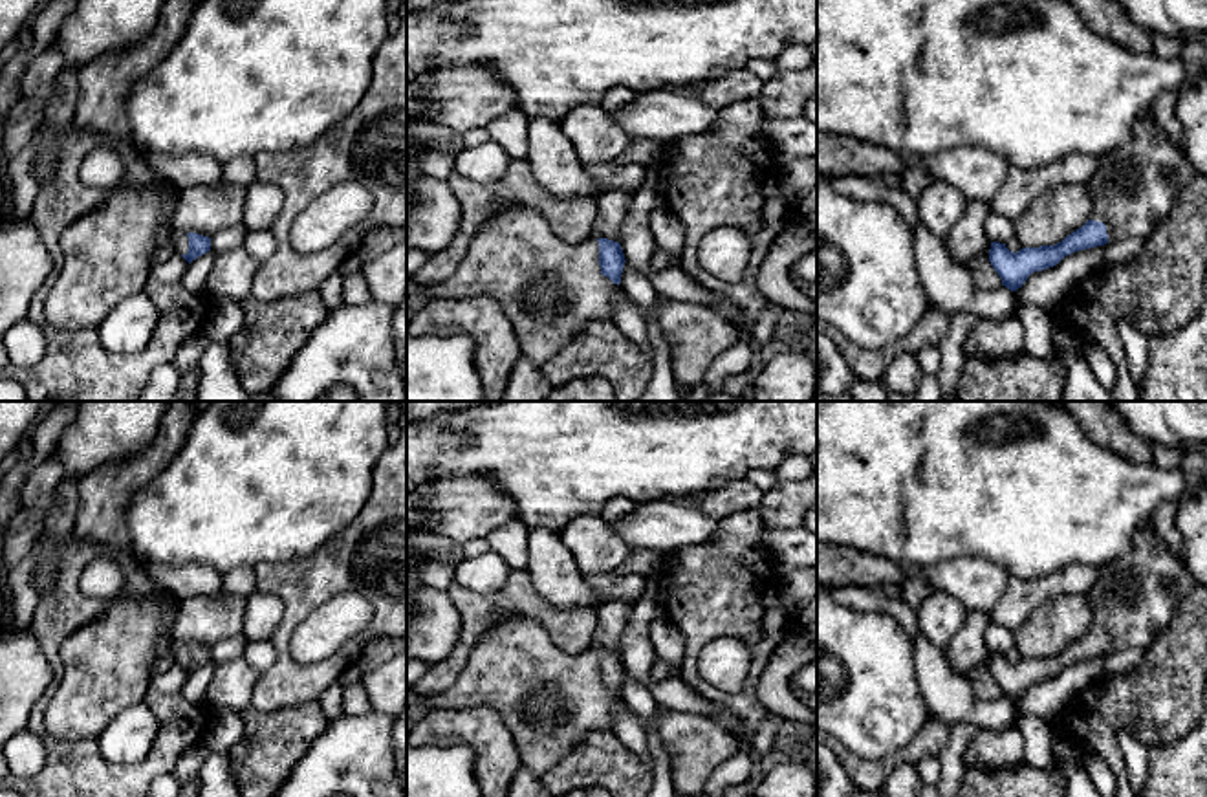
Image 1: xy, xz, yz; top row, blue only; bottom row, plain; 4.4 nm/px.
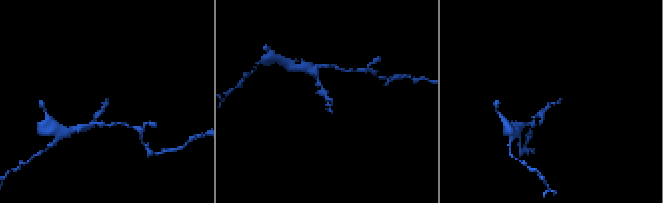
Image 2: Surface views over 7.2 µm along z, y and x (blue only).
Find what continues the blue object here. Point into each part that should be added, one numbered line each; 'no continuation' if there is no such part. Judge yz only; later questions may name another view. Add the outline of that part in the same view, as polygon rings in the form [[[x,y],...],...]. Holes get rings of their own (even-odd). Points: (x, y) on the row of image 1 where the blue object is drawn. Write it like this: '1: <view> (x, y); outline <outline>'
1: yz (1136, 185); outline [[[1139,121],[1086,183],[1093,198],[1090,220],[1106,225],[1108,242],[1147,238],[1194,174],[1185,150],[1158,123]]]

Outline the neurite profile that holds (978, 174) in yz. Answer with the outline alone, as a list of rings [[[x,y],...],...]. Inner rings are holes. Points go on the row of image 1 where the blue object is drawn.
[[[960,147],[938,156],[903,158],[907,167],[923,167],[932,180],[954,185],[967,202],[991,203],[1002,189],[1009,163],[985,148]]]

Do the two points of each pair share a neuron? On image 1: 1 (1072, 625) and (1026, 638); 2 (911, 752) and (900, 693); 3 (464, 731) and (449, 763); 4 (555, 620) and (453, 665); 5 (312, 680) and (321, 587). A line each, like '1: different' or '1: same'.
1: same
2: different
3: different
4: same
5: same

